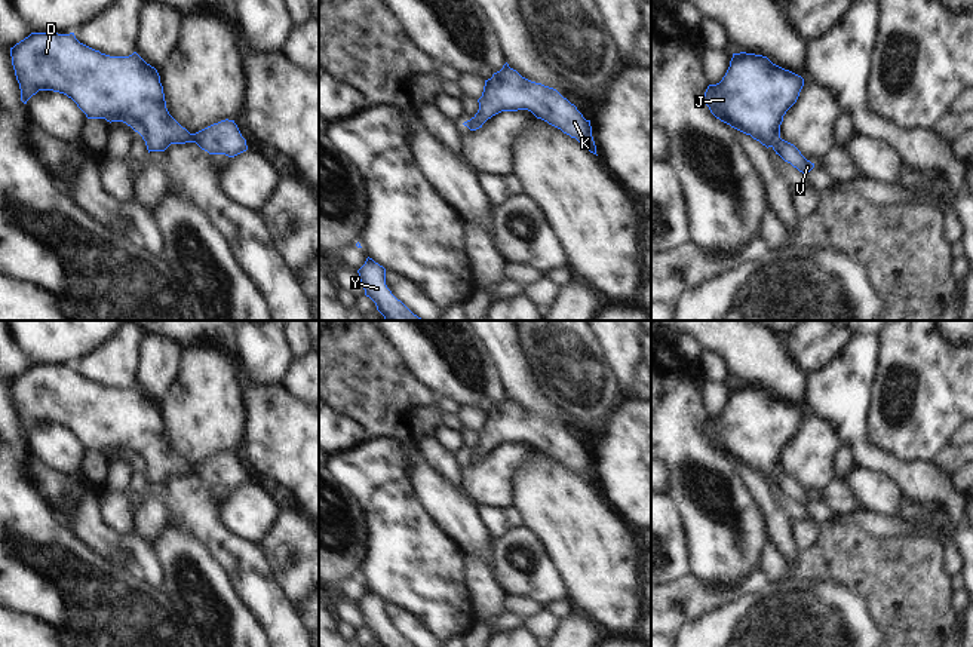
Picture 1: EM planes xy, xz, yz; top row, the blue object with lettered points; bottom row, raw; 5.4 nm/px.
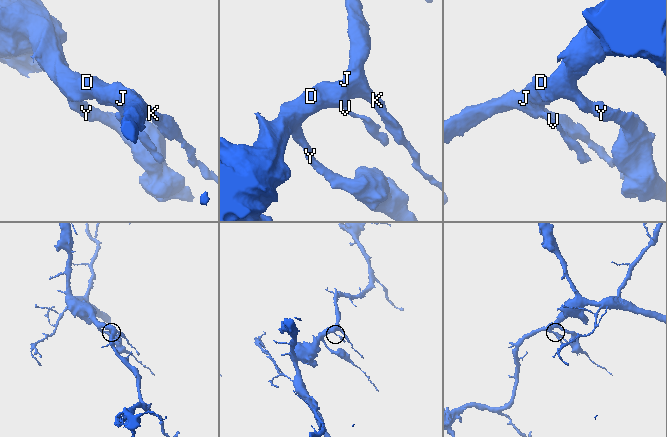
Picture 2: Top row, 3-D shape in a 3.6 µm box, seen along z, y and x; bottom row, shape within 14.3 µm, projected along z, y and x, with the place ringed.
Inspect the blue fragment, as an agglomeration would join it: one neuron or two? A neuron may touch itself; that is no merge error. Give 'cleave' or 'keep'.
keep

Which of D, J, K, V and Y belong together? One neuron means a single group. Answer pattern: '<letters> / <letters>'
D J K V Y

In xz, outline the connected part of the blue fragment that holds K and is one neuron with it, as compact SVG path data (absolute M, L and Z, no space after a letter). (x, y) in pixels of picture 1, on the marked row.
M507 62L491 79L485 80L478 102L478 113L463 123L470 131L482 128L488 119L501 111L528 110L537 119L575 138L590 153L596 154L590 120L586 120L577 107L556 89L522 77Z

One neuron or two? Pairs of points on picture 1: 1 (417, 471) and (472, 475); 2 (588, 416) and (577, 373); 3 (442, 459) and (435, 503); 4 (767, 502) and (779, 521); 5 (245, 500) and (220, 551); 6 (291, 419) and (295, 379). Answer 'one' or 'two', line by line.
1: two
2: one
3: two
4: one
5: two
6: two

